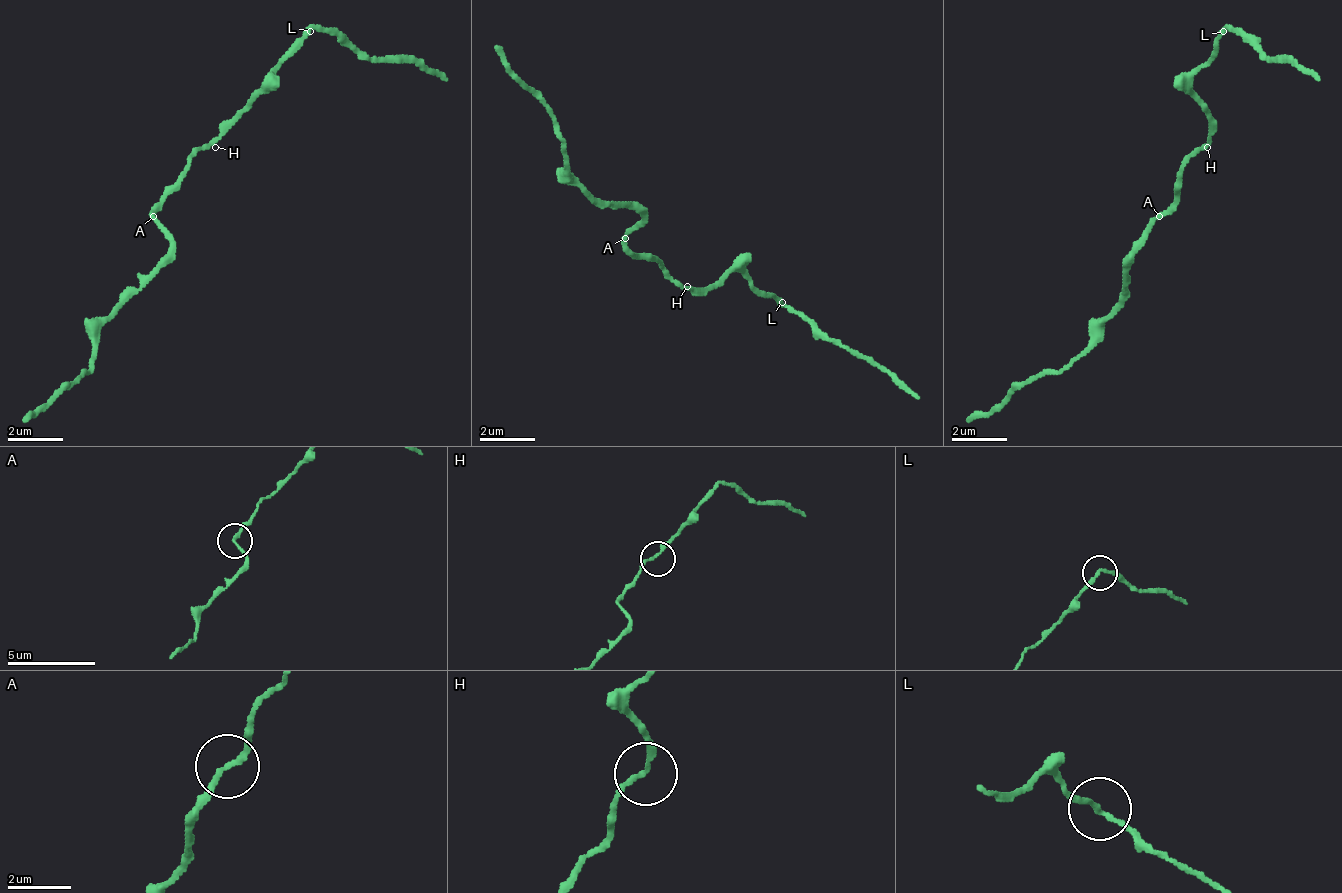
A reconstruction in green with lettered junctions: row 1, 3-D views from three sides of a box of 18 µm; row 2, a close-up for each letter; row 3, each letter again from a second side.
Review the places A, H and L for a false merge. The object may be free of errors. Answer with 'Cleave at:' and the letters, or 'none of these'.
Cleave at: L

